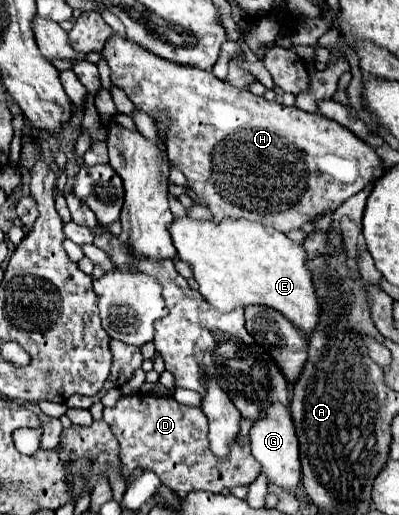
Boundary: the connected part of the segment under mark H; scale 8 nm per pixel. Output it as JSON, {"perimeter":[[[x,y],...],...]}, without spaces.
{"perimeter":[[[119,33],[109,37],[103,55],[111,67],[111,81],[127,93],[137,109],[145,111],[149,117],[167,115],[167,157],[171,165],[185,173],[189,187],[199,197],[197,203],[207,207],[213,219],[245,217],[287,233],[299,229],[313,219],[313,215],[321,215],[321,211],[337,209],[343,201],[365,189],[373,173],[381,169],[381,159],[375,149],[333,119],[275,101],[269,103],[247,89],[219,81],[211,71],[177,65],[155,53],[149,55],[145,47]]]}

